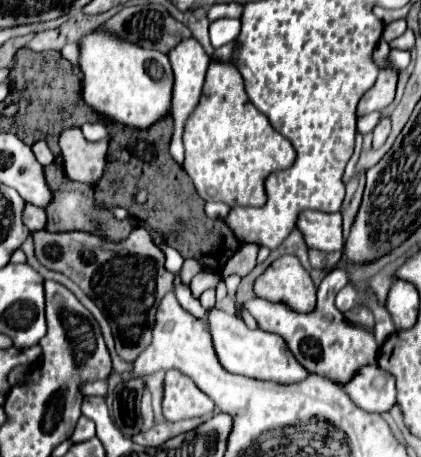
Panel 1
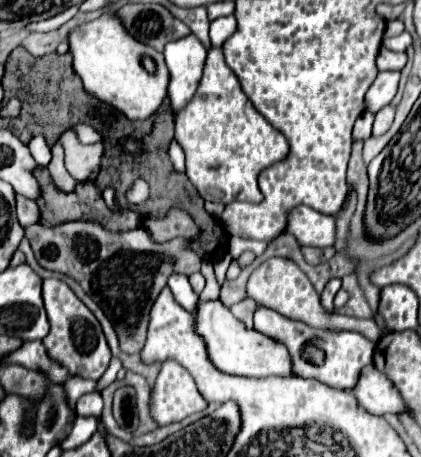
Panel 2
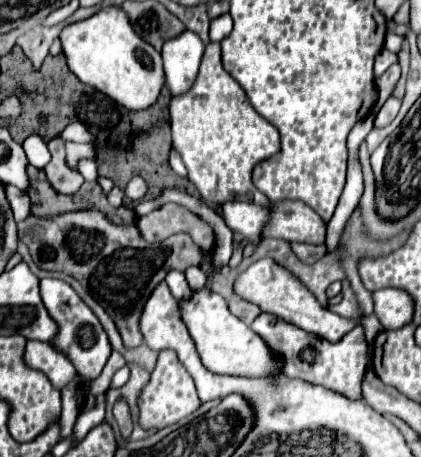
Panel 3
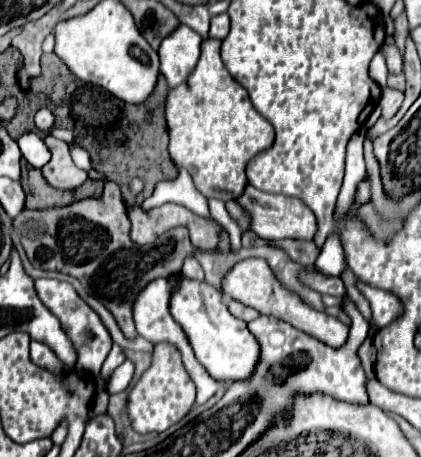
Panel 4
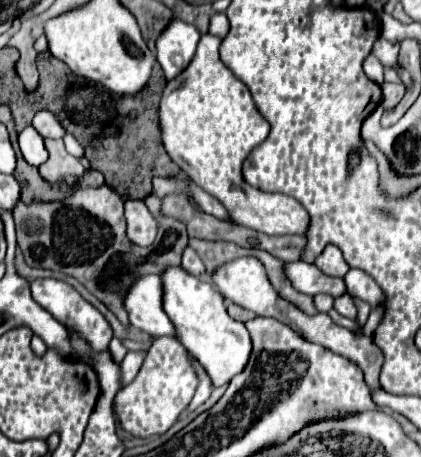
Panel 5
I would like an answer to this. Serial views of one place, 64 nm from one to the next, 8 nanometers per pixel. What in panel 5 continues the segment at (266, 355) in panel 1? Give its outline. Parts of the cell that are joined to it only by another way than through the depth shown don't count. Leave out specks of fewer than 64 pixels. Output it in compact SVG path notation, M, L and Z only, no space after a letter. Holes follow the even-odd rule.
M180 266L168 268L162 276L164 280L164 310L168 318L174 320L176 338L196 356L196 360L206 368L214 386L228 384L236 374L240 374L252 354L252 340L242 322L236 322L224 304L224 296L214 288L212 282L202 282L196 276L188 276Z

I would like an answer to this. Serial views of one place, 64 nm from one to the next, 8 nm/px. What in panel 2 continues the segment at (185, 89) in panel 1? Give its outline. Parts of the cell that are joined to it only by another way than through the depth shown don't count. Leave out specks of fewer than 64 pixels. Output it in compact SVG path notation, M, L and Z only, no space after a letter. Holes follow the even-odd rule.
M190 34L168 44L164 54L170 70L168 98L172 104L172 112L176 114L196 94L206 62L206 48L200 44L200 40L196 40L196 36ZM172 140L170 144L170 160L178 172L184 172L184 152L176 140Z

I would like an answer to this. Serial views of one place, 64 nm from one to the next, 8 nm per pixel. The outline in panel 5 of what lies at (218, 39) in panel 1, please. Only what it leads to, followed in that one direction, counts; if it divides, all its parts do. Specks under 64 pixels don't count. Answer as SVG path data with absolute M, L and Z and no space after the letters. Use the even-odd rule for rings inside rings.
M214 14L210 20L210 34L224 38L228 34L228 18L226 14Z

